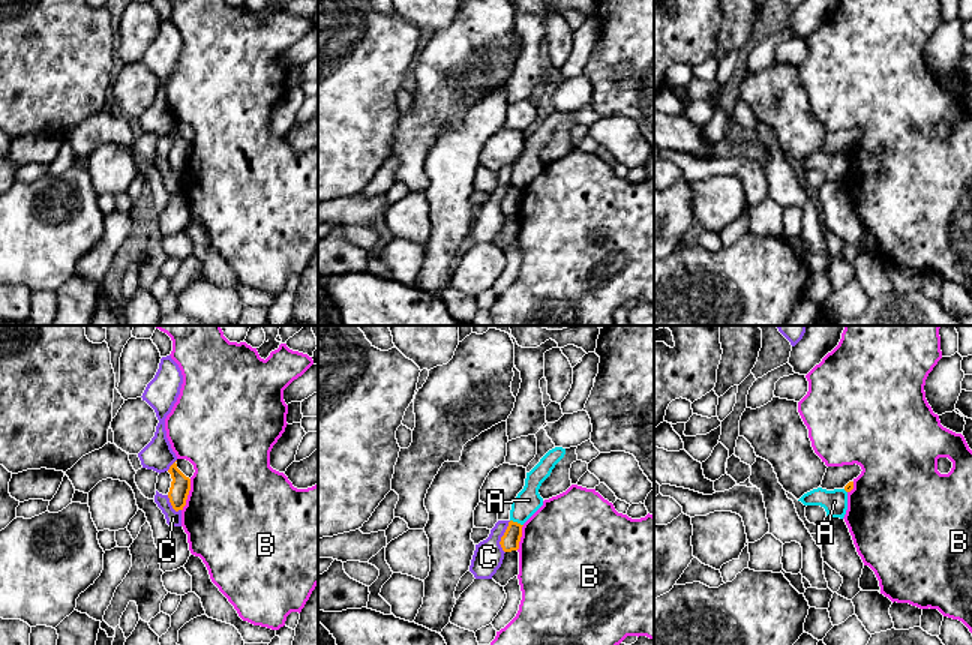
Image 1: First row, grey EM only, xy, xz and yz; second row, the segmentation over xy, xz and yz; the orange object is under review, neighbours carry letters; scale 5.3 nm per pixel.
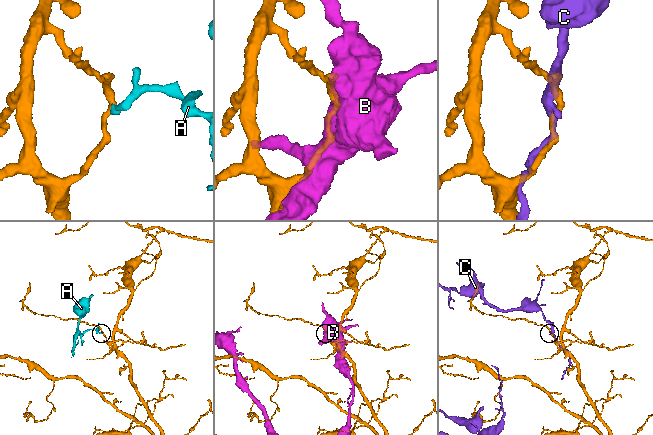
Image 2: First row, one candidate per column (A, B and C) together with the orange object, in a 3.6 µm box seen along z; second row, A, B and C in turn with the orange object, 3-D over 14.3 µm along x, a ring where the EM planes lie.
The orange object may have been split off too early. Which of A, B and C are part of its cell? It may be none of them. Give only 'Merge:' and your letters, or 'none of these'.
Merge: none of these

